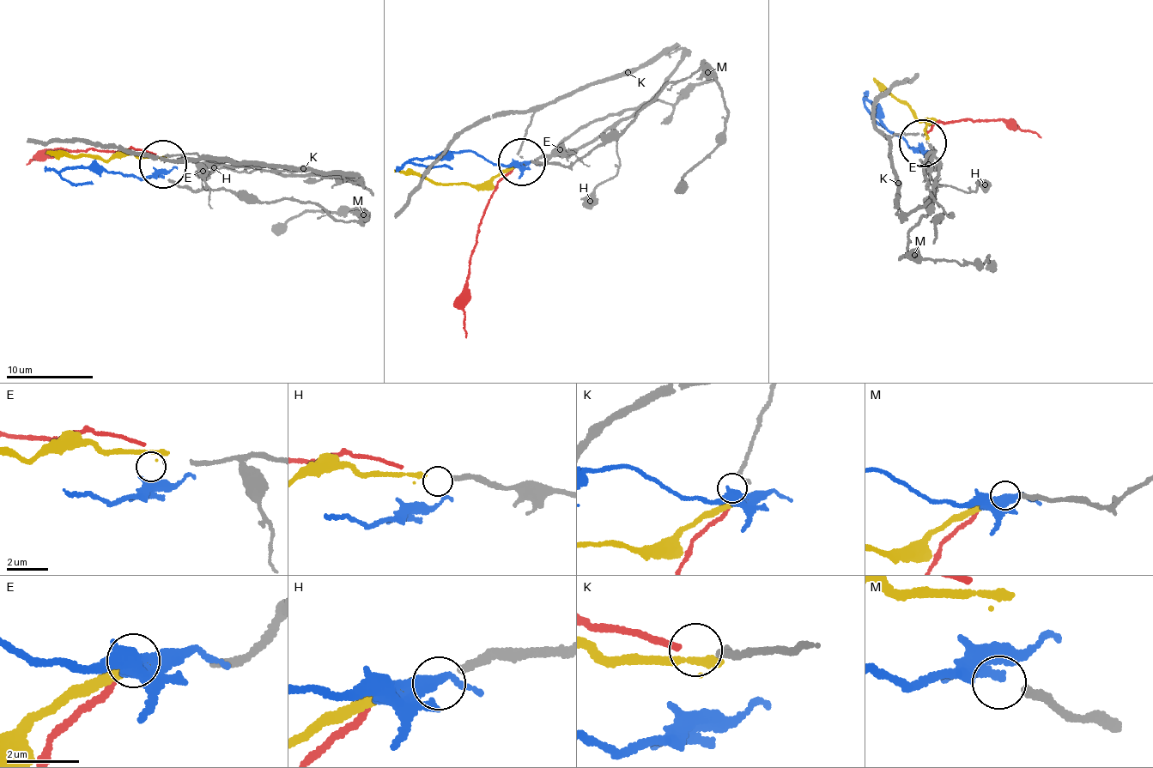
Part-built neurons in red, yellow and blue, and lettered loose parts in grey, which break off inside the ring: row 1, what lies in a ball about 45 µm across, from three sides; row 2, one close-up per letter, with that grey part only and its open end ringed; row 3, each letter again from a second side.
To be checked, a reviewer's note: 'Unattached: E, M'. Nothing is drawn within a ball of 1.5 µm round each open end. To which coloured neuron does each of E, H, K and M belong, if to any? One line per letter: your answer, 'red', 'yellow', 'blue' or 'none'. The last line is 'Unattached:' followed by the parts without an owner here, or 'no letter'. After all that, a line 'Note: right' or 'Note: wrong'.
E: none
H: yellow
K: red
M: none
Unattached: E, M
Note: right

